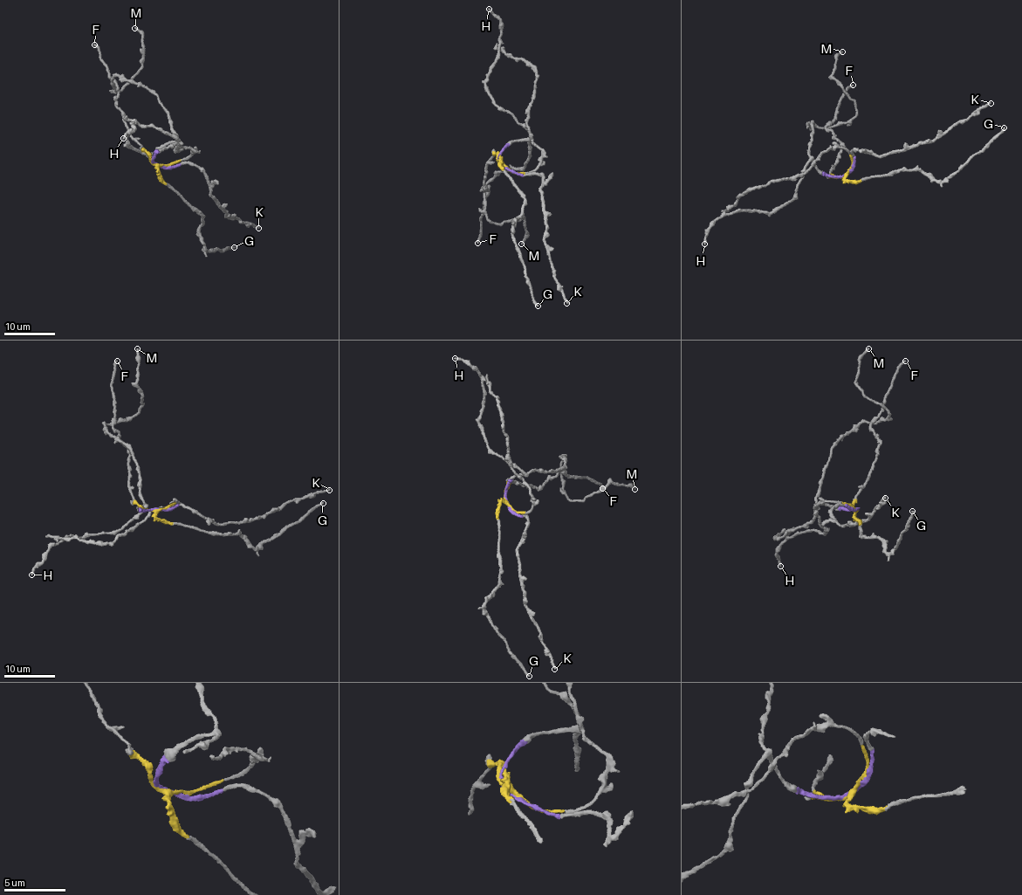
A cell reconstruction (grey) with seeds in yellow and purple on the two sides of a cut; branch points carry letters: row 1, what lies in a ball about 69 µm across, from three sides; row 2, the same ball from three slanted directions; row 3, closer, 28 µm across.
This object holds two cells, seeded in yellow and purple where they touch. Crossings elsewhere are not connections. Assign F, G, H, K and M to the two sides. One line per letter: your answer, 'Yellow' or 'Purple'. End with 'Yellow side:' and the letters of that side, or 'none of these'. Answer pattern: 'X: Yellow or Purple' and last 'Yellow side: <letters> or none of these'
F: Yellow
G: Yellow
H: Purple
K: Purple
M: Purple
Yellow side: F, G

